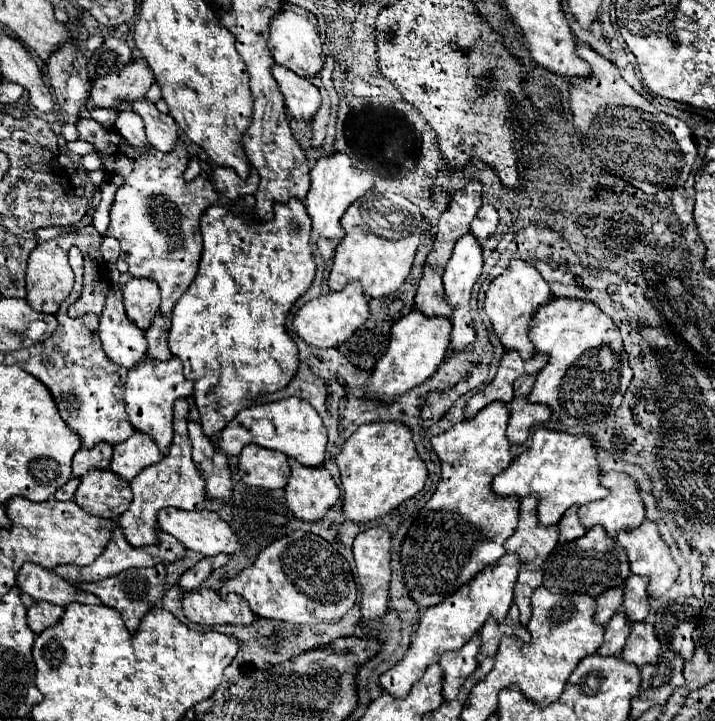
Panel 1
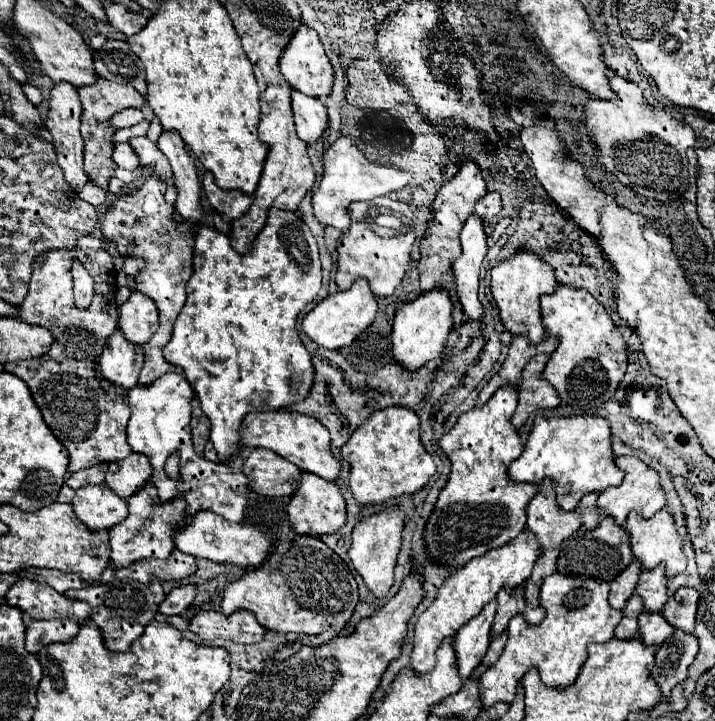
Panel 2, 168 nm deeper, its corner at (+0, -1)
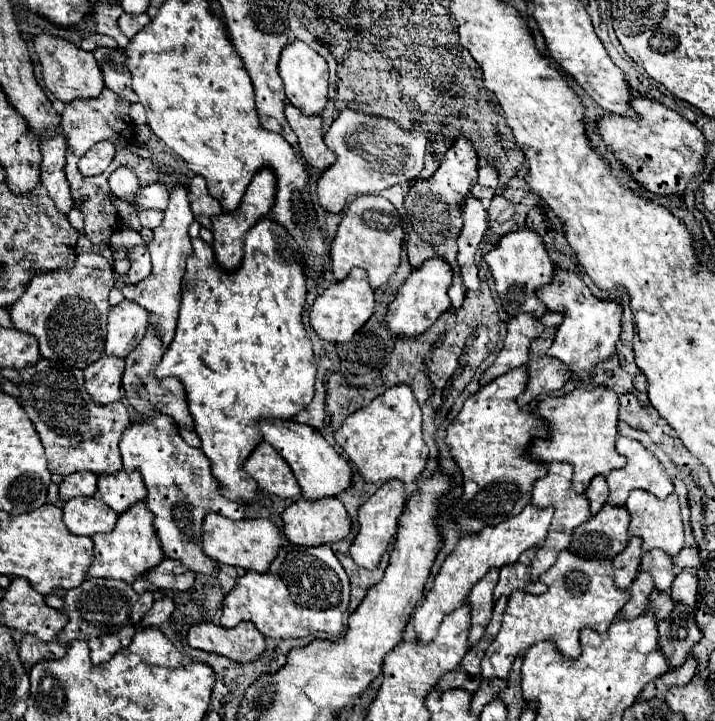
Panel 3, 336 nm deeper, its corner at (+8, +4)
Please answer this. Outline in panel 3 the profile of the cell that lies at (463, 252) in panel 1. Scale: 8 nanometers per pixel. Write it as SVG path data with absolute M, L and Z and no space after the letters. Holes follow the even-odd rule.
M470 195L464 201L462 219L464 219L464 227L458 237L458 265L464 279L464 287L468 291L478 291L480 279L478 279L478 267L474 265L474 255L478 243L482 241L488 229L488 211L480 199Z

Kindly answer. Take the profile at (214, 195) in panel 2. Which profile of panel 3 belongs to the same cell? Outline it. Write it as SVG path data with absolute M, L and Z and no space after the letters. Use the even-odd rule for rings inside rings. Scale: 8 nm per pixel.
M196 175L196 177L192 179L188 197L190 197L190 205L192 205L194 219L196 219L202 227L210 229L210 225L212 225L212 223L210 223L210 217L220 215L220 213L222 213L222 207L220 207L220 203L208 193L204 177Z

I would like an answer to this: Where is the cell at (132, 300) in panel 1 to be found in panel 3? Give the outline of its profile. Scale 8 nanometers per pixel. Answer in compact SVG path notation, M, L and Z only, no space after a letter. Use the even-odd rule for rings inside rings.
M122 301L108 315L106 355L126 357L144 337L148 329L146 313L134 301Z

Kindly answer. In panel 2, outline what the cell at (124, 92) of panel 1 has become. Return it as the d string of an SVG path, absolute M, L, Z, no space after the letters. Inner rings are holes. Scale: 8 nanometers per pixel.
M96 76L96 82L90 86L82 86L78 90L80 102L82 102L82 138L84 138L84 170L86 174L98 184L100 188L108 190L108 180L112 178L112 134L114 130L108 128L108 120L112 114L124 110L124 108L142 108L144 98L142 94L128 82L110 82L102 76Z

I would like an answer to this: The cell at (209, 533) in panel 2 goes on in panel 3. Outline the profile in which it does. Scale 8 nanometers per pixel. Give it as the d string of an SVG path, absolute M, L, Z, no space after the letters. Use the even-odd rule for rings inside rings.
M210 513L204 519L202 549L208 557L212 557L214 561L224 563L224 565L234 565L234 567L242 567L246 571L266 573L270 563L276 559L278 549L282 547L282 541L284 539L280 535L280 529L268 519L232 521L232 519L218 515L218 513Z

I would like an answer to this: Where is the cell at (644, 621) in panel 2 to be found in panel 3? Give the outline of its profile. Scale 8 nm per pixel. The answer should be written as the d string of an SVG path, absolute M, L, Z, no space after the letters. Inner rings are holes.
M658 589L652 591L652 597L650 597L650 611L654 611L658 619L670 617L670 613L672 613L674 607L676 607L676 601L670 597L668 591L658 591Z

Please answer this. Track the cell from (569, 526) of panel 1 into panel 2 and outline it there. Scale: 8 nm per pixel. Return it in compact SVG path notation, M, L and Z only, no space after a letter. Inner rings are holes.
M598 494L584 496L582 502L574 510L580 516L584 530L594 530L600 524L600 514L598 514L598 508L596 508L596 498L598 498Z

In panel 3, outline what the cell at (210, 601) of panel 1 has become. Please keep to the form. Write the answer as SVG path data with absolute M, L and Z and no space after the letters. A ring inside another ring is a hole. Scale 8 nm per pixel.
M202 621L188 631L188 645L194 649L218 653L238 663L252 663L264 653L264 635L252 623L240 623L234 629Z

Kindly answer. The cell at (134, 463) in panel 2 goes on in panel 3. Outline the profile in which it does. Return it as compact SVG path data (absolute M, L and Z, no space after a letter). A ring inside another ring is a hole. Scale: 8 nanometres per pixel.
M114 473L114 477L98 479L98 497L112 509L116 515L126 513L138 501L144 501L144 483L140 473Z

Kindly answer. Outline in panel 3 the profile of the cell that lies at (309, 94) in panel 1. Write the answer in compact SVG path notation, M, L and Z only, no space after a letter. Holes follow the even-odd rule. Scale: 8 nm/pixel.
M286 105L286 119L292 131L298 135L298 151L306 163L320 173L326 171L336 155L324 143L324 129L320 117L304 117L294 105Z

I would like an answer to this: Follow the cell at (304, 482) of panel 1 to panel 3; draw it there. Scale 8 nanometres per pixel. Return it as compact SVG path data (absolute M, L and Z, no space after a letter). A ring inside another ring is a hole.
M338 499L326 501L296 501L282 513L284 533L292 545L300 547L318 547L318 545L334 545L348 537L352 529L352 519L346 513L344 505Z

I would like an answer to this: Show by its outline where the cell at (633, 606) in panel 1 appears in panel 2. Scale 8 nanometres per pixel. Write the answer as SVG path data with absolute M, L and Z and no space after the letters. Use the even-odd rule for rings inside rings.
M658 566L656 570L642 570L634 594L642 598L644 610L660 612L660 606L664 606L664 602L668 598L666 582L668 580L664 578L664 568L662 566Z

